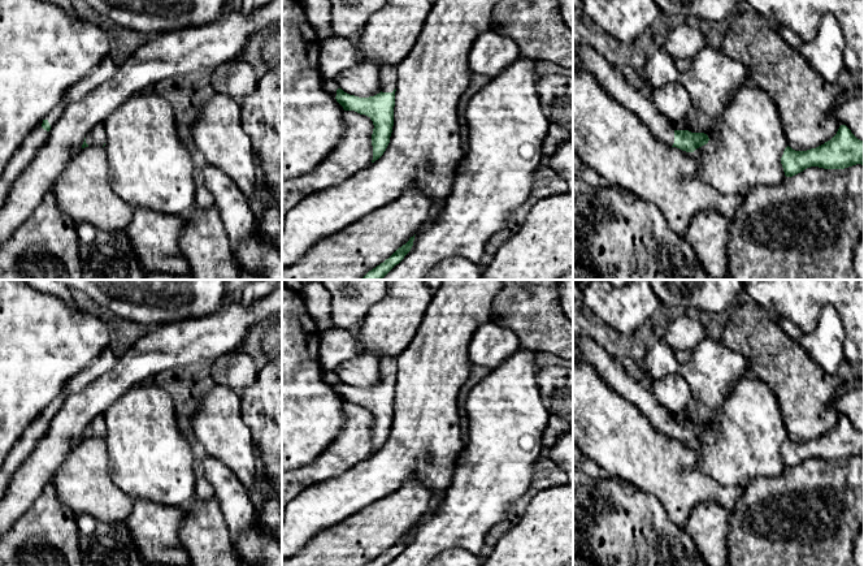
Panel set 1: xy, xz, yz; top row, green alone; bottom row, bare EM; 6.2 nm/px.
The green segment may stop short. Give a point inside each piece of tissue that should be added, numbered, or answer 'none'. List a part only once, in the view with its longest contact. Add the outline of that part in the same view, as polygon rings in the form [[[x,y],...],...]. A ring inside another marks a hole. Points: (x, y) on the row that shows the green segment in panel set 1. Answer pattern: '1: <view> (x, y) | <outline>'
1: yz (585, 57) | [[[573,42],[573,68],[590,72],[604,90],[648,128],[656,139],[673,146],[674,128],[656,111],[651,98],[629,86],[616,66],[590,44]]]

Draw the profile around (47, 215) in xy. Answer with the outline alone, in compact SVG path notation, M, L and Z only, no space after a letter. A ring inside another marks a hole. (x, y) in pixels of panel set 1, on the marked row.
M48 191L14 234L0 245L0 280L81 280L81 243L75 222Z

